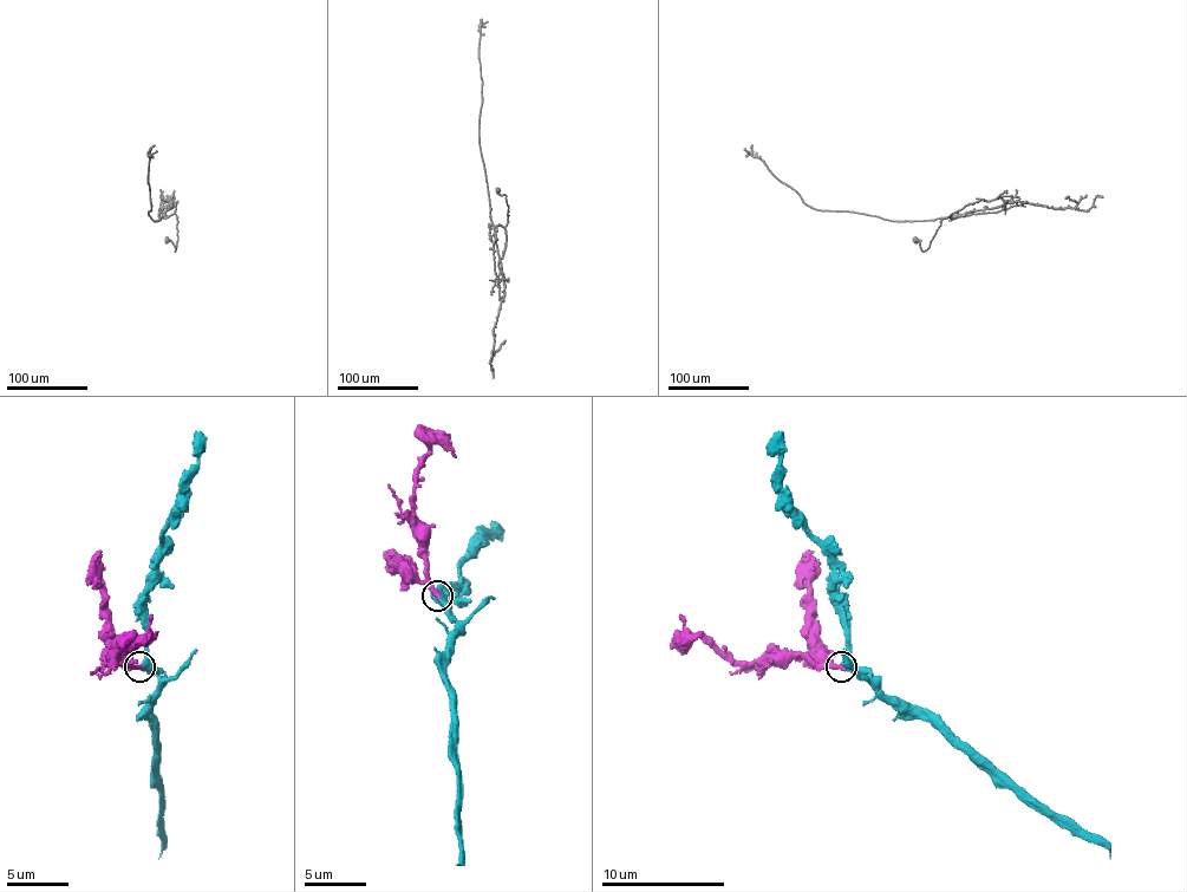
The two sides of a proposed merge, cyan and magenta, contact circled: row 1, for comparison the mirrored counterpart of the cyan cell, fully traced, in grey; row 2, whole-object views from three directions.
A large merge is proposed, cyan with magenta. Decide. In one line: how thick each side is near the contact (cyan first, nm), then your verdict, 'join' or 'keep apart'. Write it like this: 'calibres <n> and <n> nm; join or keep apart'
calibres 360 and 360 nm; join

